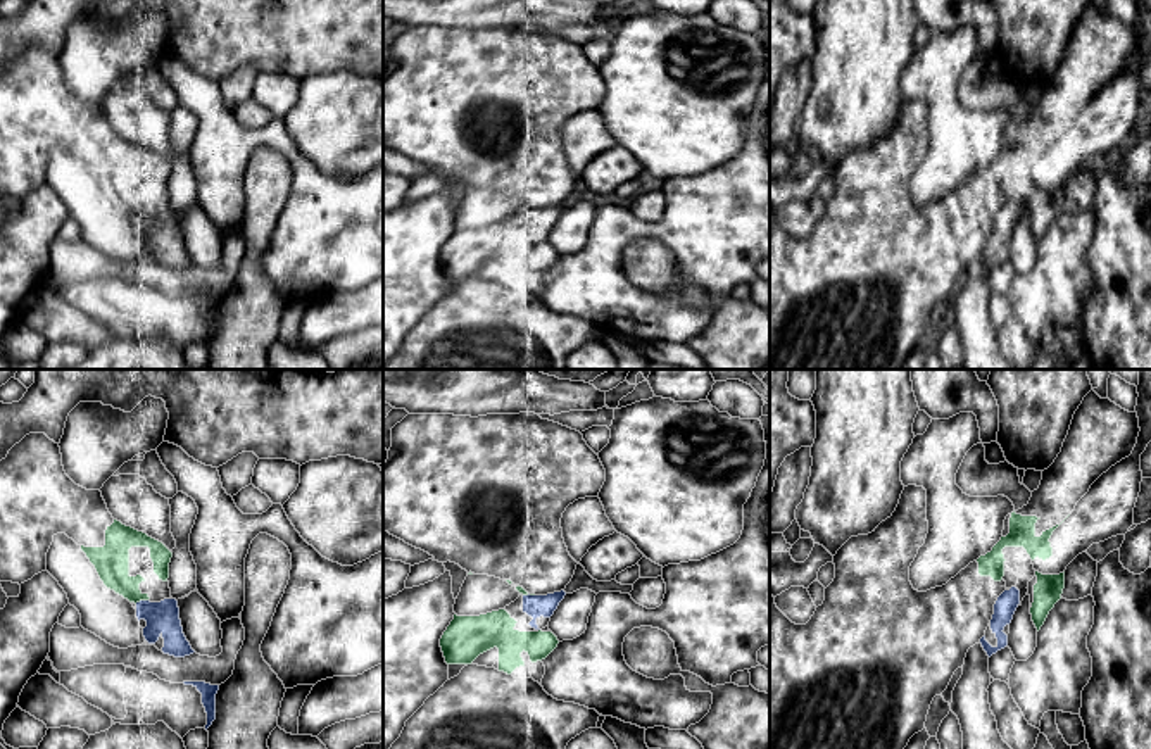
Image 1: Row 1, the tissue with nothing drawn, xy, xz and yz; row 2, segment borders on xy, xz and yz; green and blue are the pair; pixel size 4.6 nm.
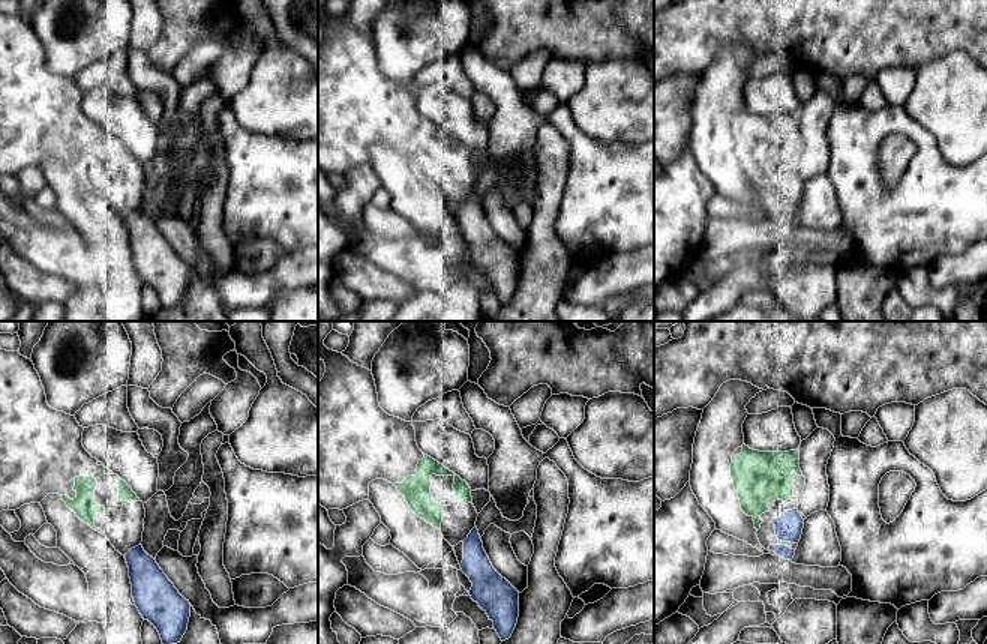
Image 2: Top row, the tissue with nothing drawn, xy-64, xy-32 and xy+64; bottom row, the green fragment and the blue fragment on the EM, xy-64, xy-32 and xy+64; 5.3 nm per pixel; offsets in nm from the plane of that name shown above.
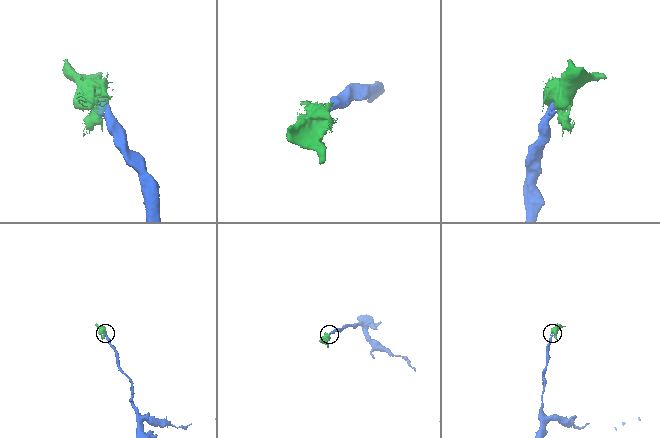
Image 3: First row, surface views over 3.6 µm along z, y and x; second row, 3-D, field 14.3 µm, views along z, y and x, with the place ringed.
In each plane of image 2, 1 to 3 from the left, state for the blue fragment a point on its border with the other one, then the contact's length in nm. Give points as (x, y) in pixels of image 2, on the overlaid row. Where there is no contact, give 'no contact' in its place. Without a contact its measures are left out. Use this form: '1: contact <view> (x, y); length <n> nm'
1: no contact
2: no contact
3: no contact

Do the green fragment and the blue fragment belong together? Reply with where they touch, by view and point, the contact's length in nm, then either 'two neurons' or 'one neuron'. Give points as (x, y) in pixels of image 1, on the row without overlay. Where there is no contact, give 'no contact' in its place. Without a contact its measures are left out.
xy (140, 213) | 70 nm | one neuron

